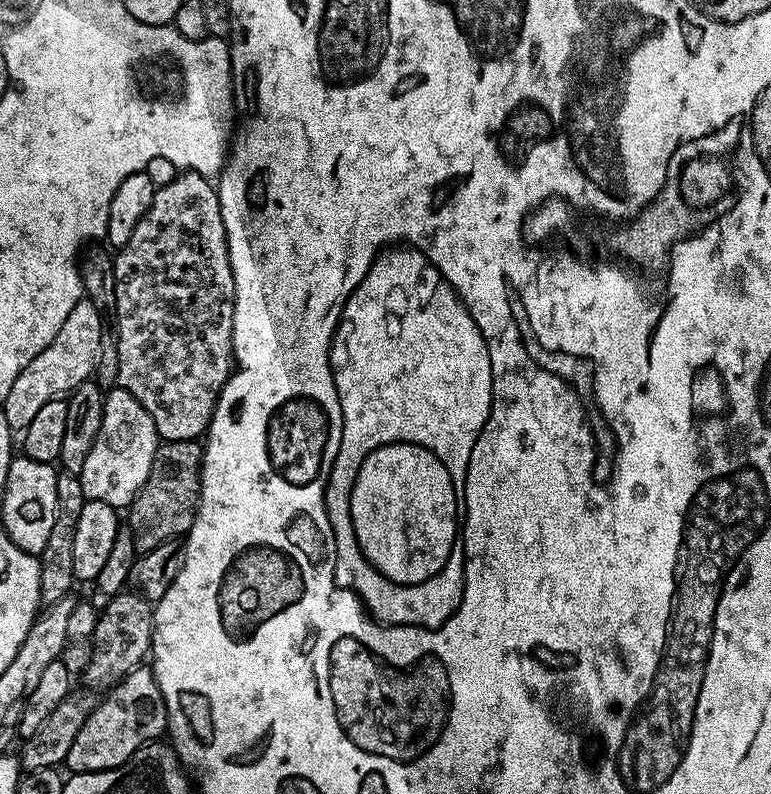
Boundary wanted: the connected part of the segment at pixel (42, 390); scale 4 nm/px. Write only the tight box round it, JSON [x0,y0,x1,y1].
[2,298,106,430]

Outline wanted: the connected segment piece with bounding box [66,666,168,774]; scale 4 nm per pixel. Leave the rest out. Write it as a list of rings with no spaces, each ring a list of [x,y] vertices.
[[[141,666],[128,672],[107,689],[108,697],[101,699],[90,718],[78,730],[78,738],[74,738],[74,746],[70,746],[70,754],[66,761],[69,773],[101,772],[122,766],[144,744],[159,741],[168,727],[168,708],[162,698],[162,690],[158,690],[158,682],[154,678],[151,667]]]

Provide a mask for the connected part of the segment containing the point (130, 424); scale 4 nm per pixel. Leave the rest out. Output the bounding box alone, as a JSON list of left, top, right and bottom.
[78,386,158,510]

